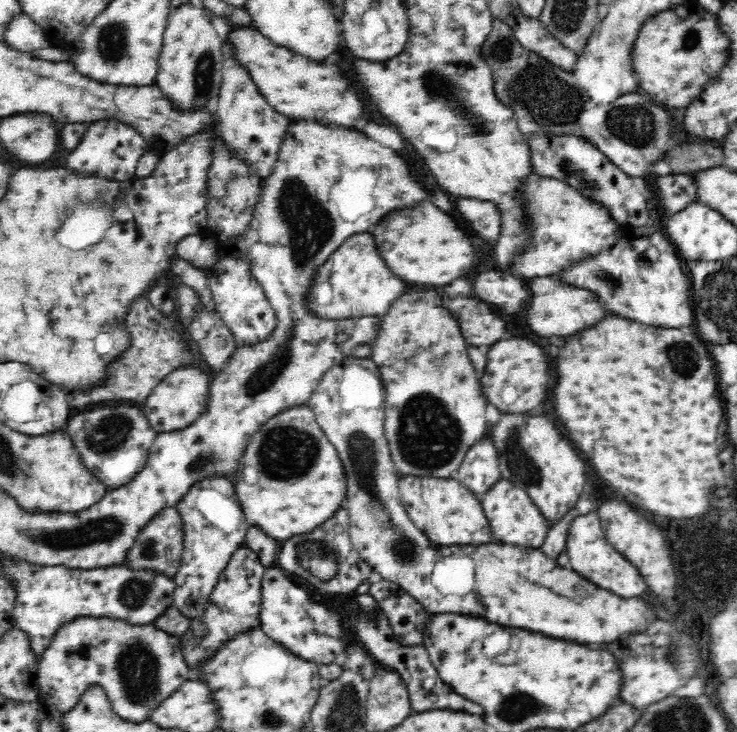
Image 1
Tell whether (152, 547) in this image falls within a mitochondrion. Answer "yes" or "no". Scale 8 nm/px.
yes

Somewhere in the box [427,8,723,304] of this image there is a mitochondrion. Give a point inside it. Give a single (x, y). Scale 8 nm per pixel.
(547, 98)

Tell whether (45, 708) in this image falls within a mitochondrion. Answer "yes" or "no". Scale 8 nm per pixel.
no

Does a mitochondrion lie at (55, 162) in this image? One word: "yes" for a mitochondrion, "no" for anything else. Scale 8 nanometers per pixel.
no

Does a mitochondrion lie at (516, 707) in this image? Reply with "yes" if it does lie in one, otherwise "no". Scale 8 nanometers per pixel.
yes

